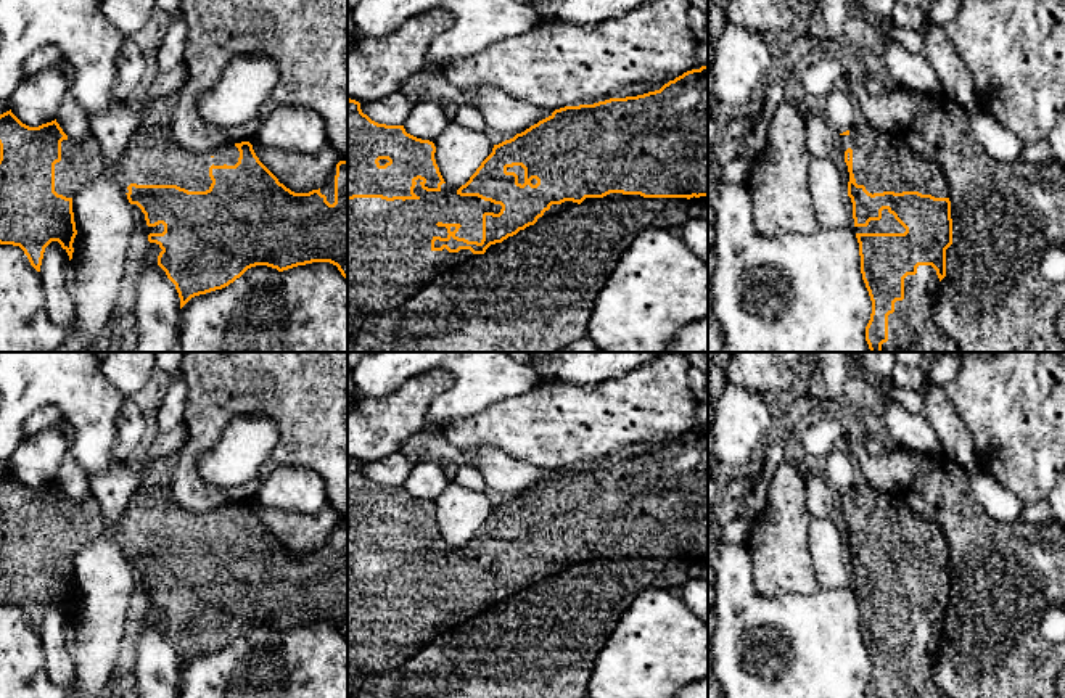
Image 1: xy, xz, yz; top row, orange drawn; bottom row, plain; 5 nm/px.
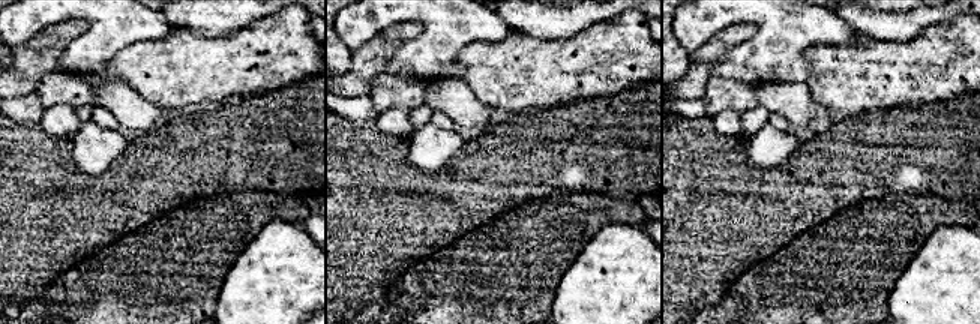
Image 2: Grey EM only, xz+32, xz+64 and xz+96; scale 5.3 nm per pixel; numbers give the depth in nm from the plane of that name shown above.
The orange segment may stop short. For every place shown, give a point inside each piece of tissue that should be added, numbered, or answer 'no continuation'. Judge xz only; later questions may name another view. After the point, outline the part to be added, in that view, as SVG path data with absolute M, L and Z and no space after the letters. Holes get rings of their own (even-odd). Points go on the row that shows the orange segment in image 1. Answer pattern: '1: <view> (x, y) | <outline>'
1: xz (390, 258) | M415 180L417 199L354 198L347 199L347 315L367 314L368 322L402 307L446 264L457 259L457 253L431 249L434 236L447 238L446 224L460 224L455 233L468 241L483 240L483 214L499 214L502 206L478 196L460 196L462 185L442 183L439 191L421 188Z

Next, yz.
1: yz (882, 161) | M864 119L856 121L848 135L840 135L841 154L853 150L853 174L869 193L919 191L949 198L946 177L938 164L915 154L906 143L904 130L877 132Z

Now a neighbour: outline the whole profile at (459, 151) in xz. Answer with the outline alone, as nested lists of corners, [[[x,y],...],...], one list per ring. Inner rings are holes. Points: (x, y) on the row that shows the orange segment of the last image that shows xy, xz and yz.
[[[450,122],[433,143],[439,172],[450,185],[465,185],[494,148],[494,143],[483,132],[470,130],[455,122]]]

